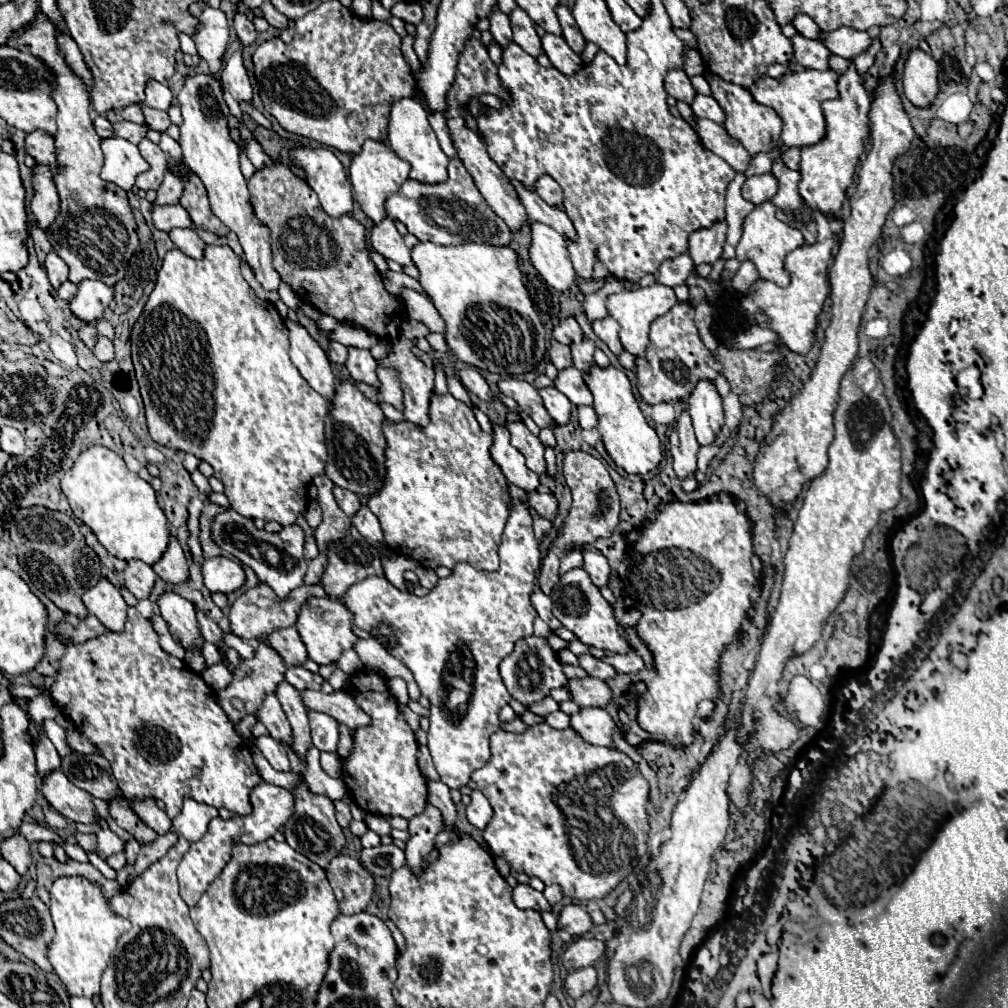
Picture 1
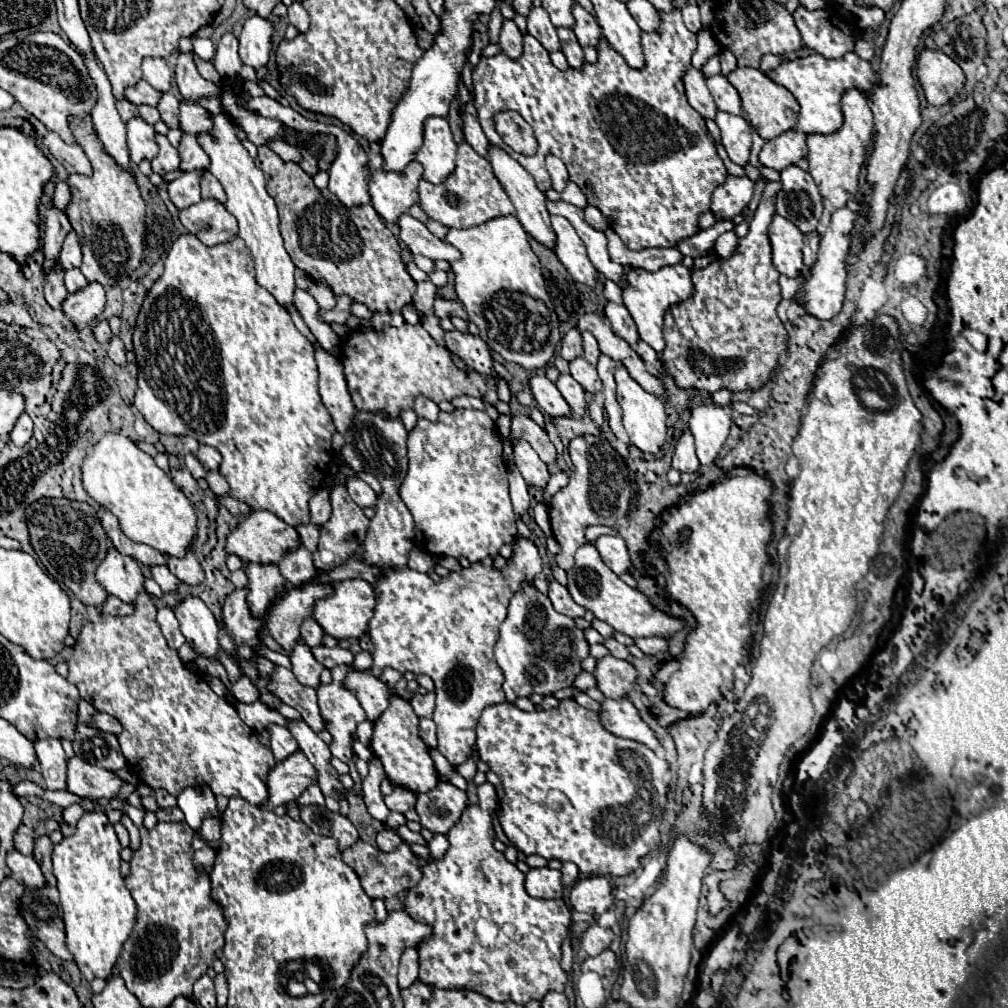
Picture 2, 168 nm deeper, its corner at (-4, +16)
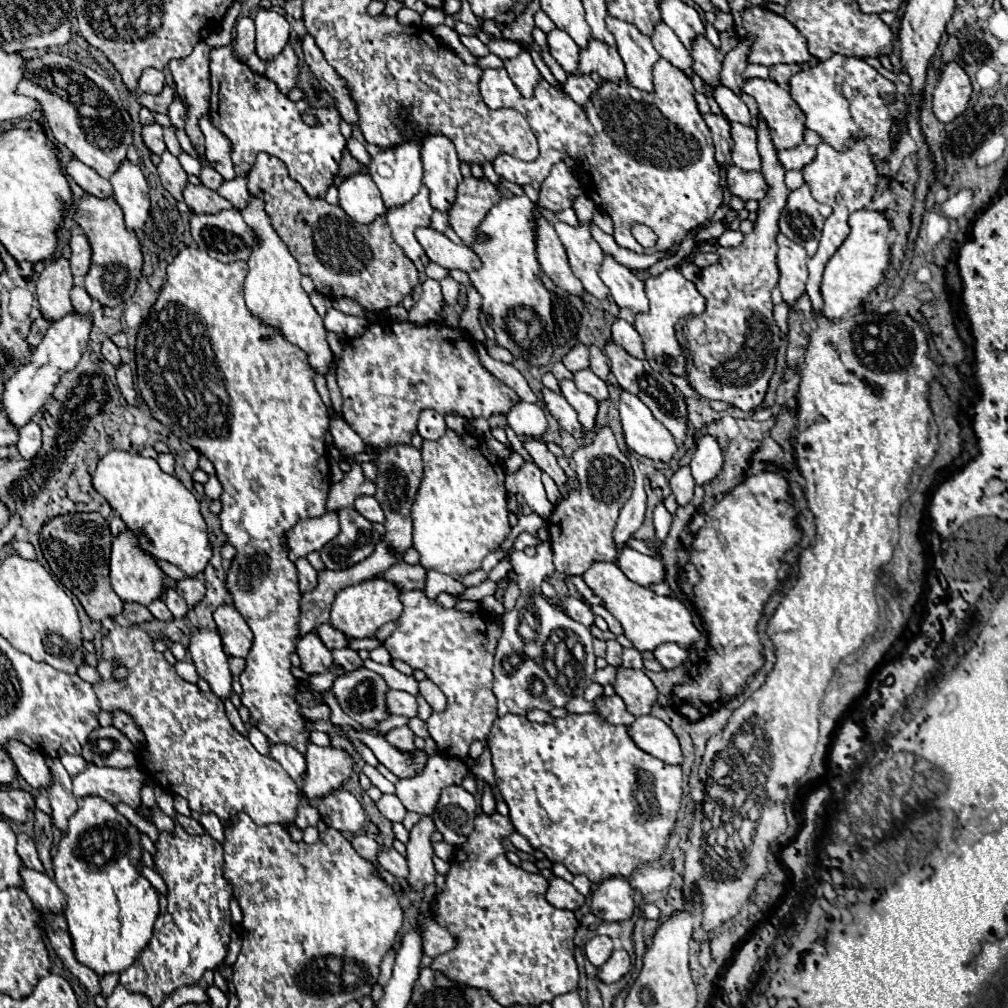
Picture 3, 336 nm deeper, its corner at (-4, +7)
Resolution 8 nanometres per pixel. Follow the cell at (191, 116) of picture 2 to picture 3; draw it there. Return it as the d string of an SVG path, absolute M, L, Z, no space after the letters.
M208 115L200 117L200 129L206 137L206 159L212 161L210 165L224 177L224 179L236 179L236 173L234 173L234 163L232 163L232 157L230 157L230 141L224 137L224 133L220 133Z

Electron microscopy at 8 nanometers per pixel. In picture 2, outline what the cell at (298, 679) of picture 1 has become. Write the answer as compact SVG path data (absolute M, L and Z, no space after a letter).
M316 646L316 648L312 648L312 654L326 668L334 668L334 666L340 666L340 664L352 664L352 660L354 660L350 650L342 650L338 646L336 648Z

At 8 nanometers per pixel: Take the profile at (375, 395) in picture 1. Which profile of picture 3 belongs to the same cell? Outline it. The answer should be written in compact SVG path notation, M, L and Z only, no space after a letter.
M380 321L370 323L370 327L354 339L348 339L344 343L342 355L336 363L336 375L338 375L338 387L342 391L342 413L348 425L360 433L362 441L366 445L372 445L372 449L386 449L388 445L410 445L412 435L416 433L416 421L420 411L432 409L440 415L456 413L464 419L476 419L490 415L506 415L520 397L514 389L504 385L498 377L494 377L480 361L478 355L472 349L470 337L458 329L448 327L440 323L428 323L428 325L416 325L410 321Z

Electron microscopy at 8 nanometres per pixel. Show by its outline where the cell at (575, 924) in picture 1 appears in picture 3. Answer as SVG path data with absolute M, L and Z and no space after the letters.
M612 877L604 881L594 893L592 893L592 905L590 911L604 921L624 921L634 915L636 903L634 903L634 889L632 885L622 877Z

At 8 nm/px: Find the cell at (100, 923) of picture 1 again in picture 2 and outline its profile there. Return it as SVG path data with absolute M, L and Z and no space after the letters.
M88 812L76 824L76 834L56 844L52 852L54 876L64 910L66 946L88 982L94 978L106 980L112 974L122 944L128 940L136 920L136 904L120 876L120 850L120 842L106 814Z

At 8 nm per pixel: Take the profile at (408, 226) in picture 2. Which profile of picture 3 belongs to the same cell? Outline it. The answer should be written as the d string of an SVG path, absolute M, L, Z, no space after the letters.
M422 227L416 231L416 239L424 247L430 261L446 269L462 269L466 273L480 269L480 257L476 257L476 253L470 247L462 243L452 243L444 233L438 233L436 229Z

